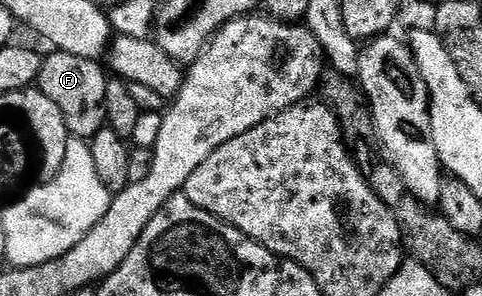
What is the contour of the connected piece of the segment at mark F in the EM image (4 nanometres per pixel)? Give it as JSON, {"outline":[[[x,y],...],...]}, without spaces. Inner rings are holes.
{"outline":[[[50,50],[48,54],[42,58],[36,86],[43,93],[47,93],[47,97],[51,97],[55,105],[59,105],[63,112],[63,121],[67,121],[67,129],[72,138],[86,141],[93,139],[107,127],[105,102],[109,79],[105,75],[106,68],[101,68],[102,64],[96,59],[75,57],[75,53]]]}

